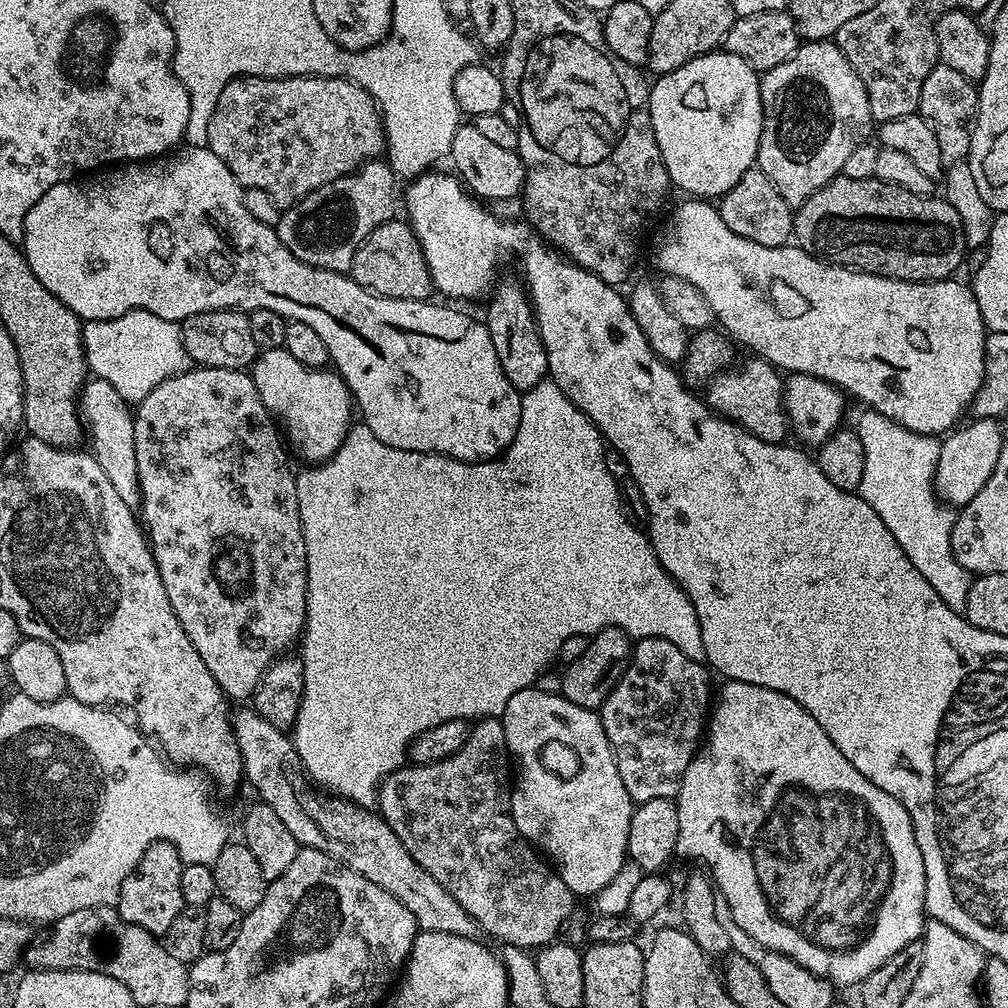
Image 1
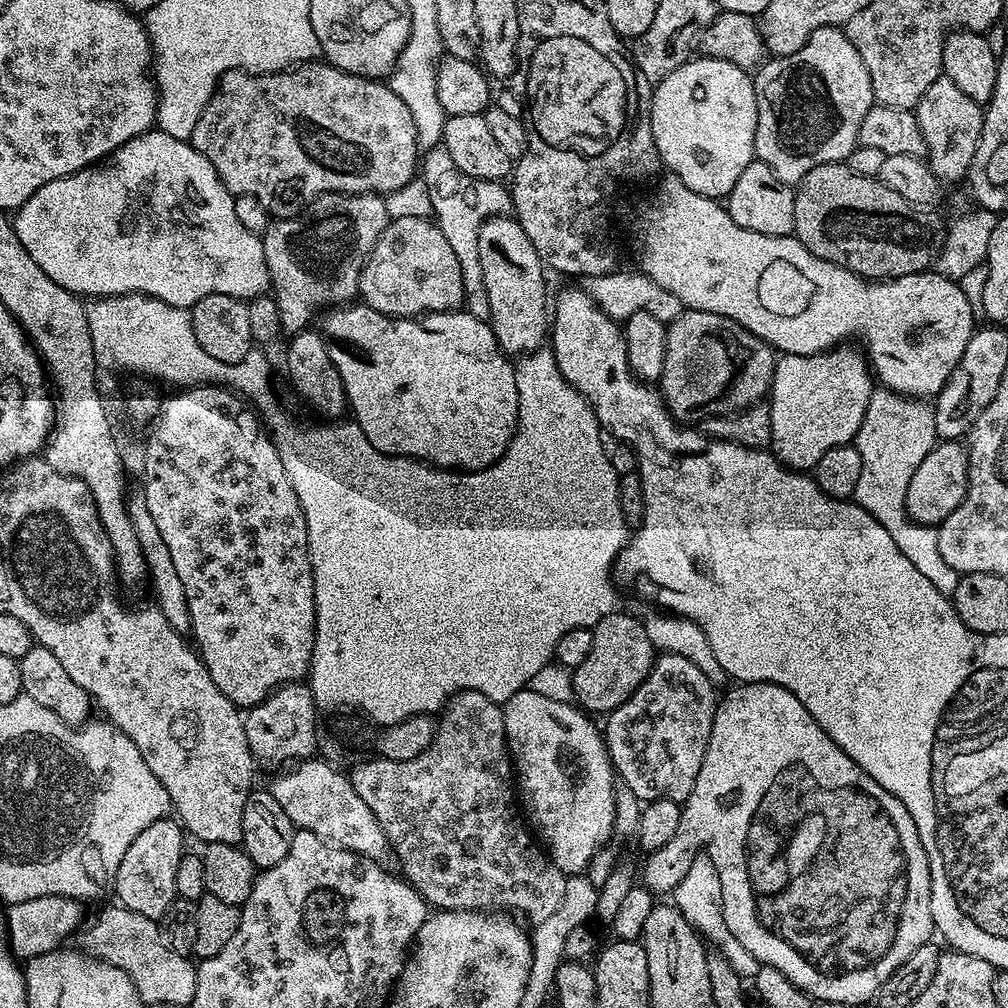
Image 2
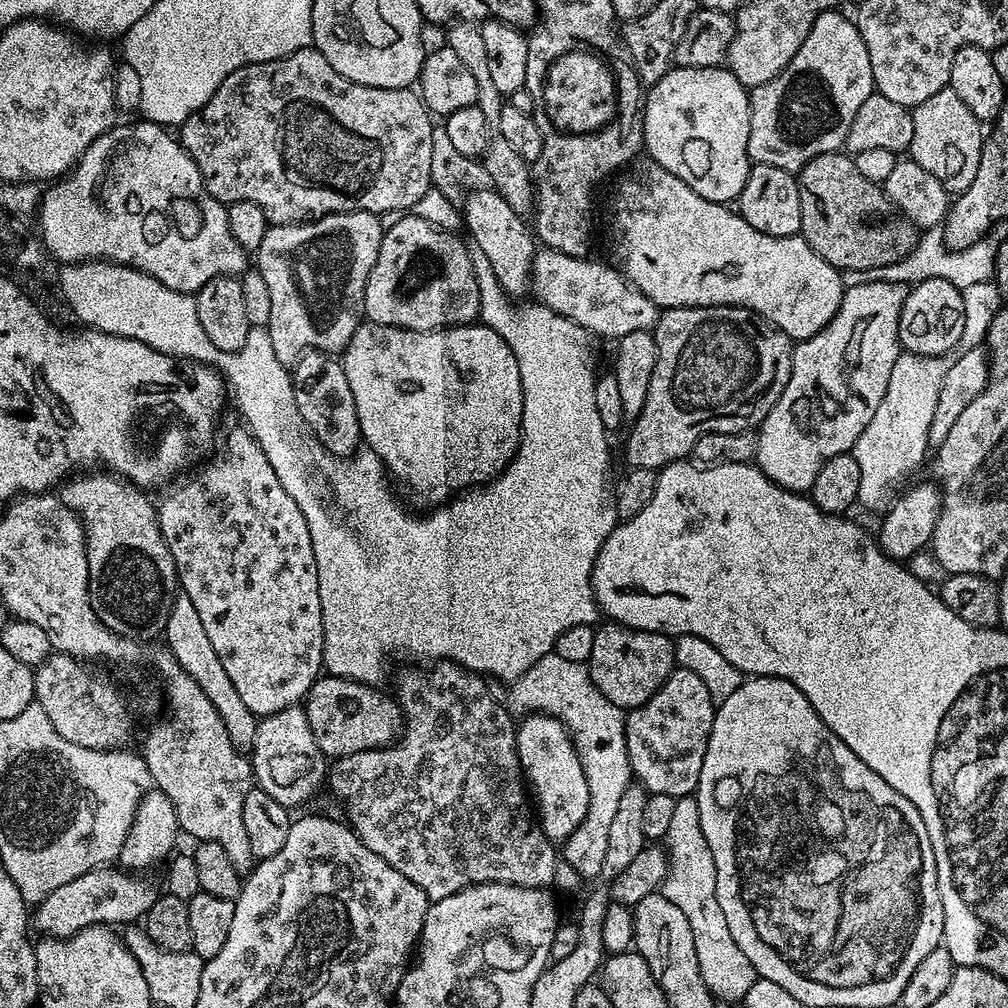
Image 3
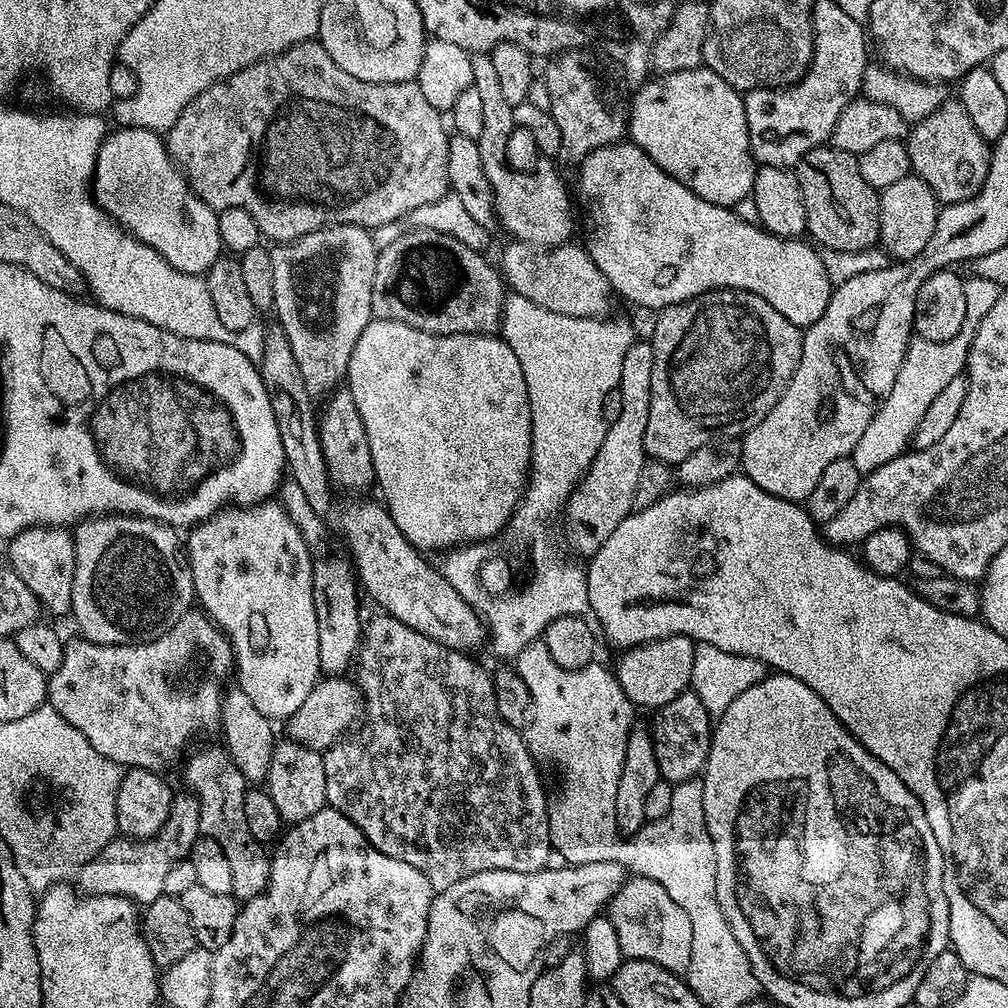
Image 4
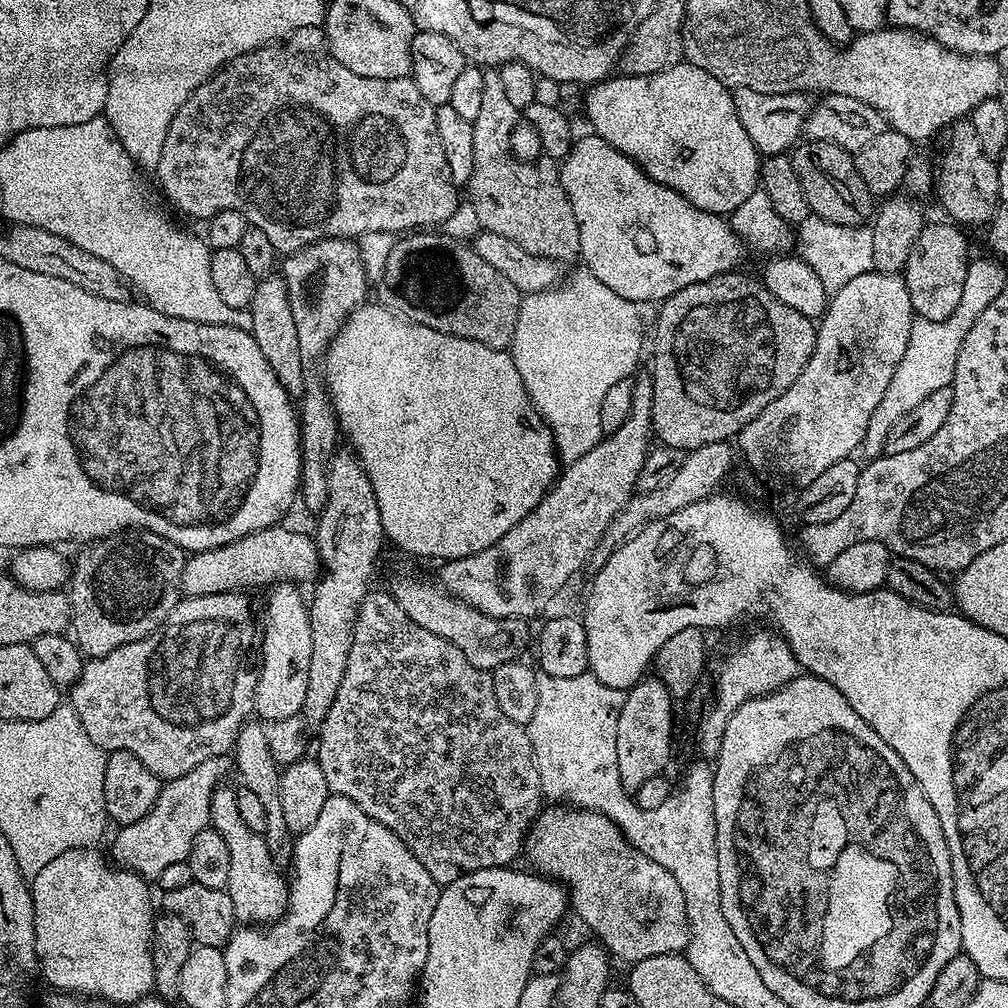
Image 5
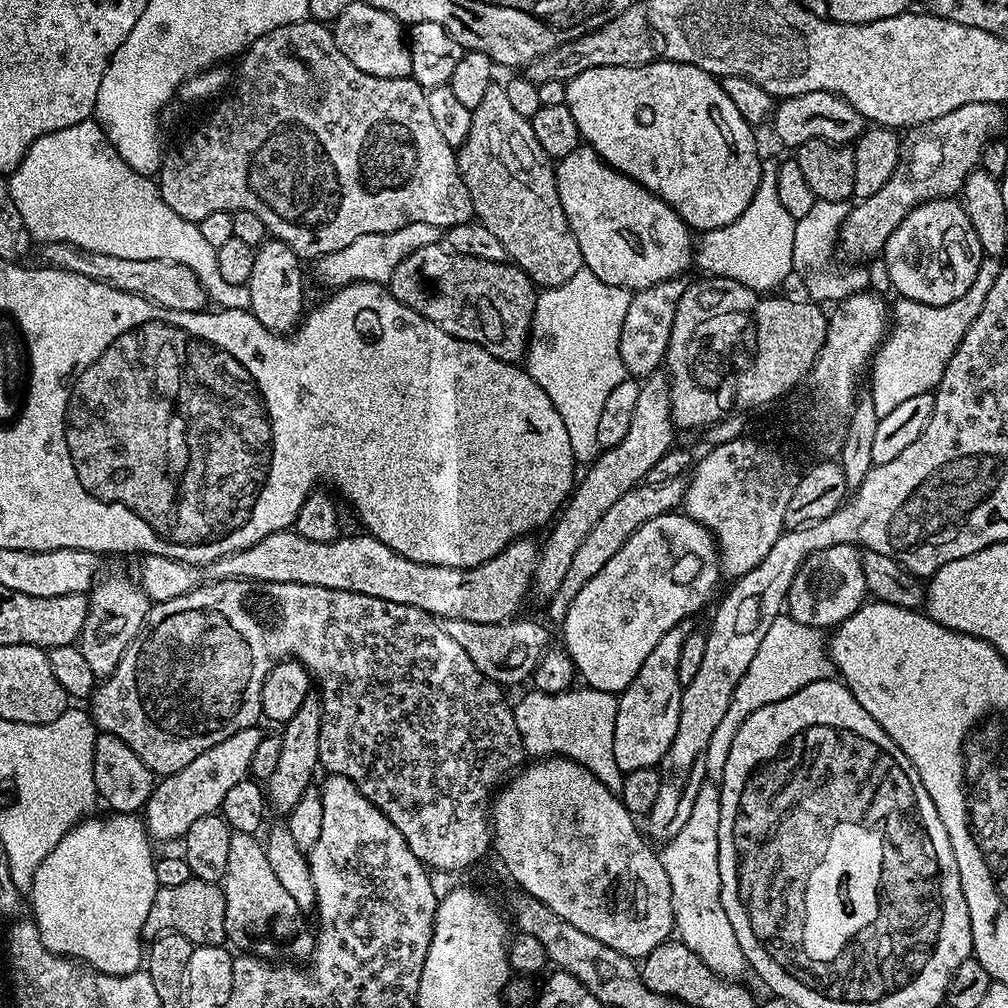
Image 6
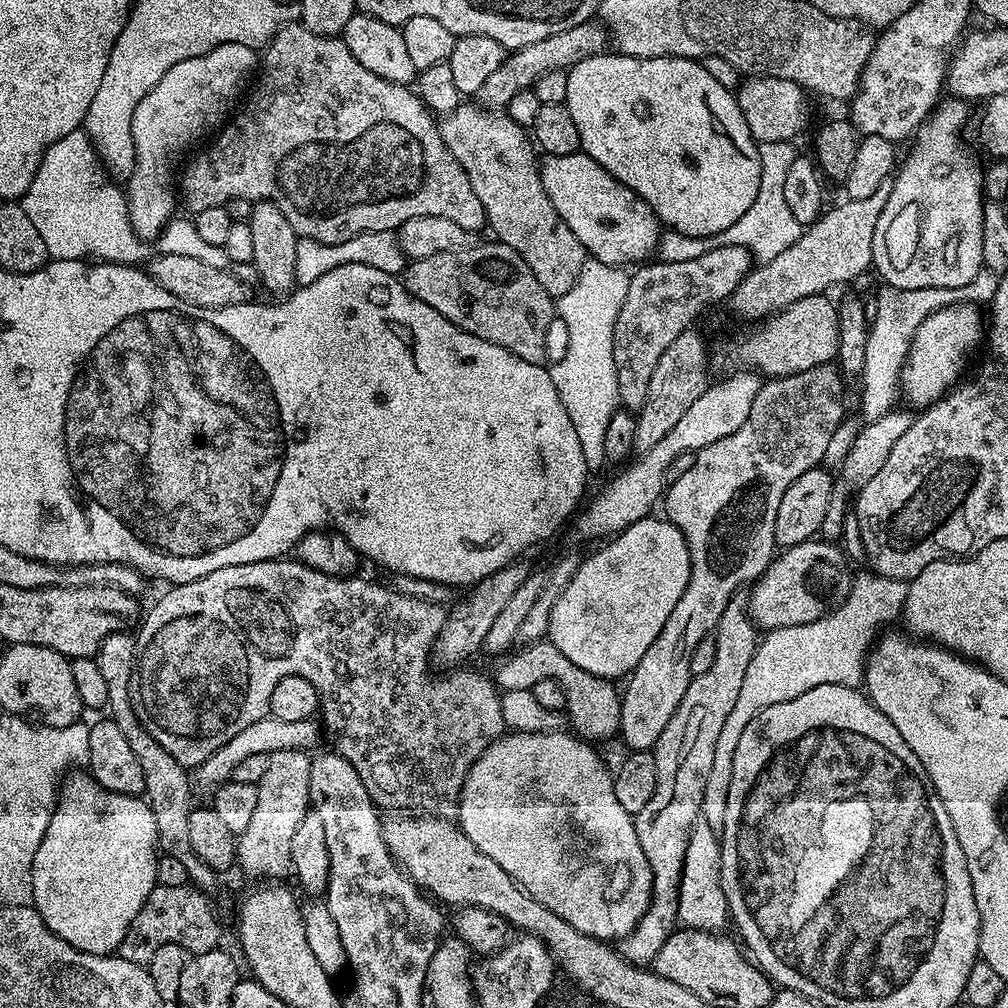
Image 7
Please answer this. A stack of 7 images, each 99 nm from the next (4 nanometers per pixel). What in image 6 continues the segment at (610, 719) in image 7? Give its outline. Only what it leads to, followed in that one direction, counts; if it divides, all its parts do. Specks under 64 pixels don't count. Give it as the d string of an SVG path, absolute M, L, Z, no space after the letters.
M513 618L503 624L483 624L482 622L462 622L461 620L443 621L446 634L466 650L470 662L482 670L486 678L501 686L520 684L531 677L540 659L550 647L548 632L536 620Z

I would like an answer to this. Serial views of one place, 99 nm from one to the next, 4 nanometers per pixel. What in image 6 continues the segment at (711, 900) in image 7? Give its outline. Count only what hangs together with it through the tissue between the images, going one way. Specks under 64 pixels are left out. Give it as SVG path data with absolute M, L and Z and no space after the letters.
M705 782L702 790L698 790L698 798L694 798L694 810L690 810L690 818L686 826L678 830L674 839L667 841L659 849L658 855L666 870L666 878L670 878L670 894L672 895L672 913L674 914L674 932L681 944L685 944L710 970L719 976L739 981L743 972L749 971L748 959L742 954L742 946L738 942L738 934L734 934L734 926L730 926L730 918L726 915L726 906L722 906L722 882L718 874L718 818L720 817L720 789L715 783Z

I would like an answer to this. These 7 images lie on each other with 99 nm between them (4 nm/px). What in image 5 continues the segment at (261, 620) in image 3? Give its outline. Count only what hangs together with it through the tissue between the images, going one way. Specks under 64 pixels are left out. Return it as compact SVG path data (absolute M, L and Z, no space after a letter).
M285 582L283 584L271 585L270 591L272 592L268 596L268 605L264 608L264 616L268 619L268 629L263 629L262 640L264 636L264 652L262 648L262 659L258 664L258 671L260 677L256 683L256 693L254 694L254 712L261 721L271 722L273 720L281 720L282 718L290 718L291 716L300 716L300 711L302 710L302 702L306 702L306 681L310 675L310 622L308 621L308 604L306 603L306 596L304 596L299 587L291 582Z

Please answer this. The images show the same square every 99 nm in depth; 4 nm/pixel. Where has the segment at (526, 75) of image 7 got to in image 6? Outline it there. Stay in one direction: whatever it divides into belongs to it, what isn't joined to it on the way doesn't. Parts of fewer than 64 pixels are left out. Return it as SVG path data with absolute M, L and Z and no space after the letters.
M633 6L625 10L618 18L614 18L603 28L595 28L593 32L582 34L546 54L536 57L526 66L526 75L530 82L545 84L555 80L573 80L582 70L590 70L594 66L638 66L651 64L654 33L648 26L645 9Z

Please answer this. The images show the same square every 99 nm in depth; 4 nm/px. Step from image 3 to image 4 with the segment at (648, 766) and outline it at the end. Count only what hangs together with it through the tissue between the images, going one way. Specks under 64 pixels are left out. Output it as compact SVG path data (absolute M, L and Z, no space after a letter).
M691 690L683 692L674 702L666 702L666 706L655 709L653 716L656 717L650 723L650 731L661 781L675 786L697 779L708 761L714 727L713 717L709 716L706 706L702 706L702 698Z

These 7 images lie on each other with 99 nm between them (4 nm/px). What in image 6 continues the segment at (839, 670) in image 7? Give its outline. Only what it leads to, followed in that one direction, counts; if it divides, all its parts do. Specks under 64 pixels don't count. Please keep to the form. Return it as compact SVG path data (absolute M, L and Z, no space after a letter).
M787 614L774 618L774 626L762 638L762 646L758 646L758 654L750 662L750 670L742 674L734 694L730 698L730 706L726 710L726 718L714 726L714 734L710 738L710 746L706 749L707 779L719 782L726 770L726 758L730 754L730 742L734 742L734 734L754 714L754 710L762 710L762 706L770 706L774 702L782 702L782 698L790 698L802 686L810 686L810 682L830 680L834 676L834 665L829 649L826 647L826 636L821 629L811 628L808 624L799 624Z

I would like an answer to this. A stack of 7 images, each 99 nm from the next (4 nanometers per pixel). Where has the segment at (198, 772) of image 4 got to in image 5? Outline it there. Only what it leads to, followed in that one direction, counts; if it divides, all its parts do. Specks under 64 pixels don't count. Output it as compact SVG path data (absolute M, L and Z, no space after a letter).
M221 786L214 790L210 802L210 826L222 834L230 850L230 878L226 890L230 894L230 902L234 902L237 921L244 926L263 926L279 920L288 908L290 888L285 873L283 876L274 858L270 858L270 850L263 835L250 830L250 826L246 826L246 821L240 816L235 787Z

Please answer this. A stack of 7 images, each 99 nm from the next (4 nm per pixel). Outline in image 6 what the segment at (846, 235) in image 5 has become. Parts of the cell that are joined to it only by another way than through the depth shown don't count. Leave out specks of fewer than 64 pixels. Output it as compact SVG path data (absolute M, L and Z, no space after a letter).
M820 199L816 200L805 217L796 220L792 268L797 277L802 276L808 290L807 297L813 303L837 304L856 292L867 291L871 285L867 267L856 266L852 274L844 274L833 260L840 228L851 209L851 203L846 200Z

